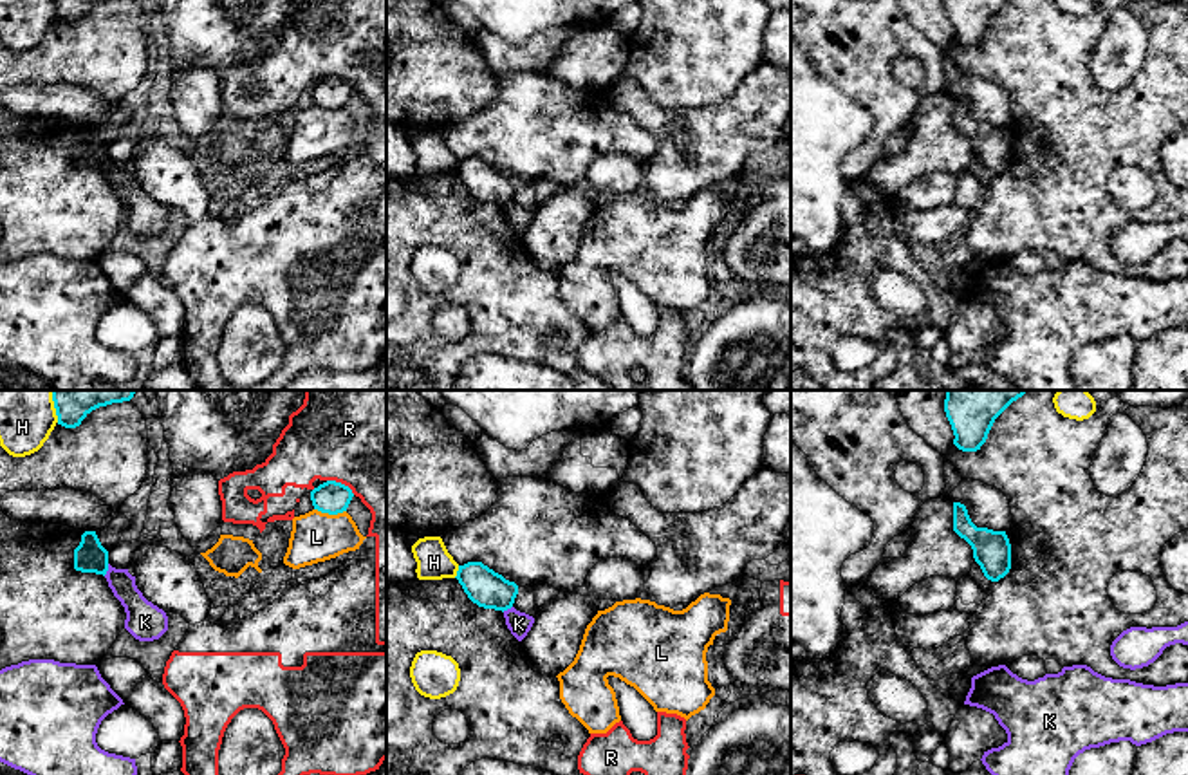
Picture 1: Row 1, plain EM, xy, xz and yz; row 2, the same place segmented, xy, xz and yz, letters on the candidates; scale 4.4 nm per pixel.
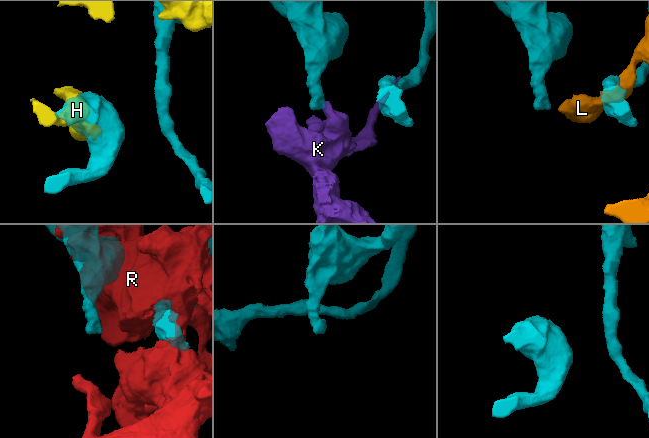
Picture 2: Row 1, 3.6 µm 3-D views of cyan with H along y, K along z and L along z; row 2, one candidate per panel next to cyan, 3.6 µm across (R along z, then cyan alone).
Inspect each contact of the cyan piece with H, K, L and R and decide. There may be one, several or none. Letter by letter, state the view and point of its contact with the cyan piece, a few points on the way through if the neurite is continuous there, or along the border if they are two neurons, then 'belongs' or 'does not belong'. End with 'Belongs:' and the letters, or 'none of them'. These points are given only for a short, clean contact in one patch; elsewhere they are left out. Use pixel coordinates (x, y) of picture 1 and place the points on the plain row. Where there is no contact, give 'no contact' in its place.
H: xz (457, 167) | does not belong
K: xy (107, 165) | along xy (109, 159), (103, 170) | does not belong
L: xy (331, 109) | does not belong
R: xy (340, 78) | does not belong
Belongs: none of them

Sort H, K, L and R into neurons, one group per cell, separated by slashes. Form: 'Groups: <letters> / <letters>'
Groups: H / K / L / R

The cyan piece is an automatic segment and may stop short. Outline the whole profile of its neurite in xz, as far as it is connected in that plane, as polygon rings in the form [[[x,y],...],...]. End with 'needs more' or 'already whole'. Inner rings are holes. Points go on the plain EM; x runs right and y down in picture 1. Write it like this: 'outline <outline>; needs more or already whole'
outline [[[482,157],[459,161],[457,172],[468,193],[484,204],[507,206],[518,190],[518,181],[506,175]]]; already whole

